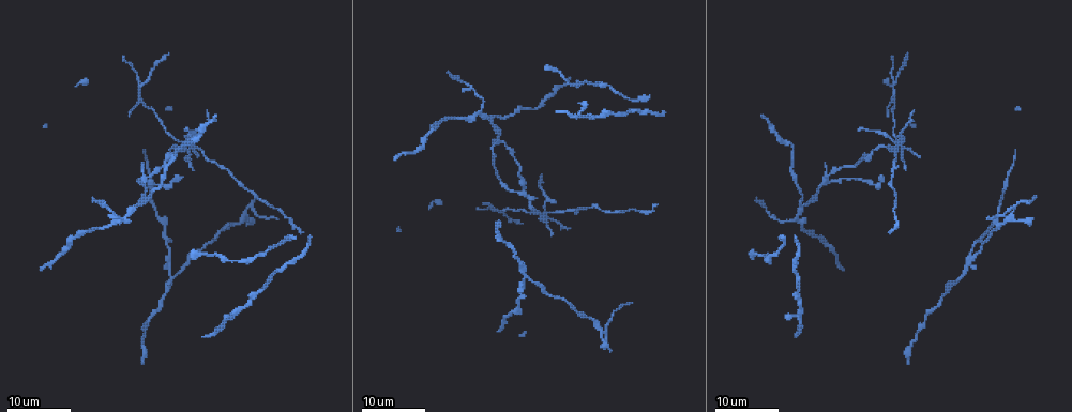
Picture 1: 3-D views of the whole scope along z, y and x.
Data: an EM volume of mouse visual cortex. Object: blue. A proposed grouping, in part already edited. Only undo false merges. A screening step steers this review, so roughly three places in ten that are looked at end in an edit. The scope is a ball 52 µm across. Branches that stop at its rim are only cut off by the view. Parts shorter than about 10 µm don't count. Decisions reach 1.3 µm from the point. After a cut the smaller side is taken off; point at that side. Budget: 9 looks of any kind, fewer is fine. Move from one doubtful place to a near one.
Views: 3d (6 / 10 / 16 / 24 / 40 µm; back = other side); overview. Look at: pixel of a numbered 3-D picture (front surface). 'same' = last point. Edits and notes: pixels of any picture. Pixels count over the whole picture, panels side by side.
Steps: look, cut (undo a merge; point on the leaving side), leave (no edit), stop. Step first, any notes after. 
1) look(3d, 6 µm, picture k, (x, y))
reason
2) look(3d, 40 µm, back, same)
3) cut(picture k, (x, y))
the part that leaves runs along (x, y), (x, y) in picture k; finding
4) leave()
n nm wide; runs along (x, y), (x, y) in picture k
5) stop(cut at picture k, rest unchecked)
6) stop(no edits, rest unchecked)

look(3d, 24 µm, picture 1, (900, 141))
four or more arms meet

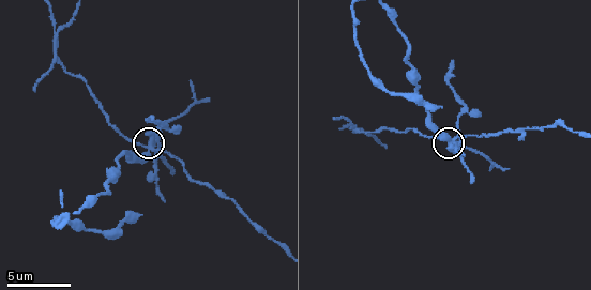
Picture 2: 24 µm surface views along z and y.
look(3d, 6 µm, picture 2, (151, 144))

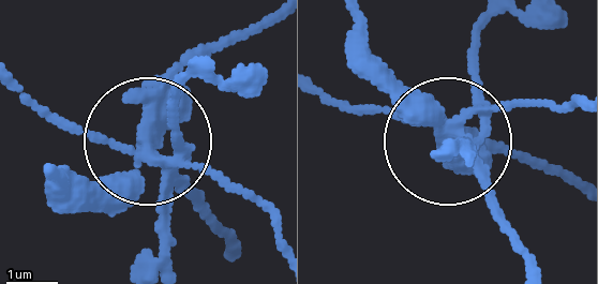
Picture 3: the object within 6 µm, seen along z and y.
cut(picture 3, (168, 81))
the part that leaves runs along (145, 149), (217, 170), (272, 226) in picture 3; two cells meet here

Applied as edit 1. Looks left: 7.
look(3d, 24 µm, picture 1, (959, 276))
three arms meet

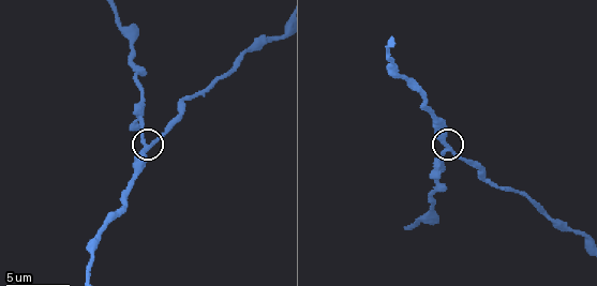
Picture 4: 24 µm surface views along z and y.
look(3d, 10 µm, picture 4, (150, 146))

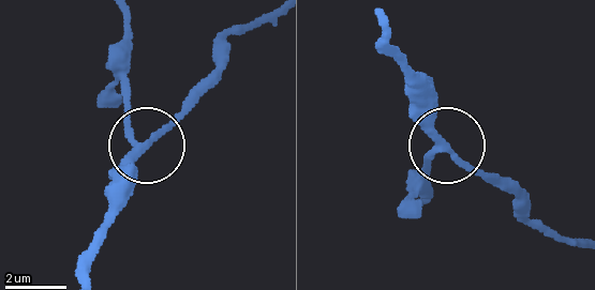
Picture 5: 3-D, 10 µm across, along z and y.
leave()
continuous, no second cell

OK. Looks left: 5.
look(3d, 16 µm, picture 1, (490, 118))
a fork

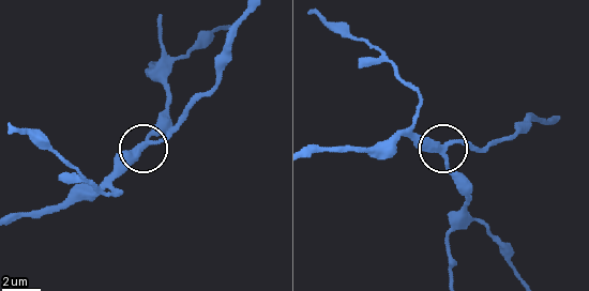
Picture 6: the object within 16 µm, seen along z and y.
look(3d, 6 µm, picture 6, (442, 144))

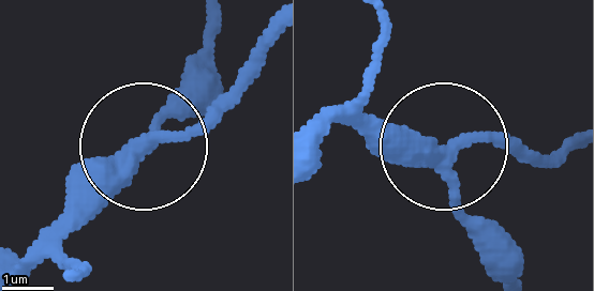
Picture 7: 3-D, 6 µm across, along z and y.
leave()
runs along (210, 41), (150, 143), (184, 131), (257, 58) in picture 7; continuous, no second cell

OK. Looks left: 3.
look(3d, 24 µm, picture 1, (822, 185))

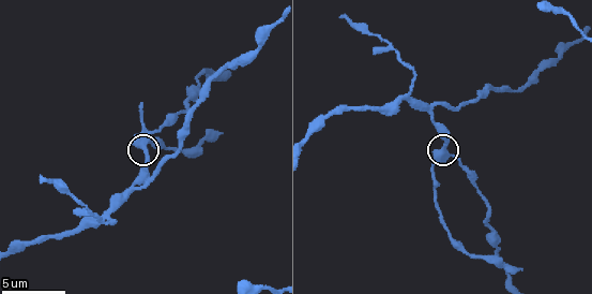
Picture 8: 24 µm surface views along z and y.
look(3d, 10 µm, picture 8, (141, 146))
closer look

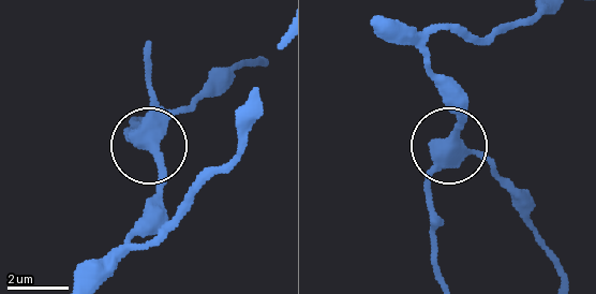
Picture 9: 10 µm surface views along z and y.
leave()
runs along (561, 273), (522, 195), (483, 160), (445, 157), (430, 216) in picture 9; one cell here

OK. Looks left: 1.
stop(cut at picture 3, rest unchecked)

